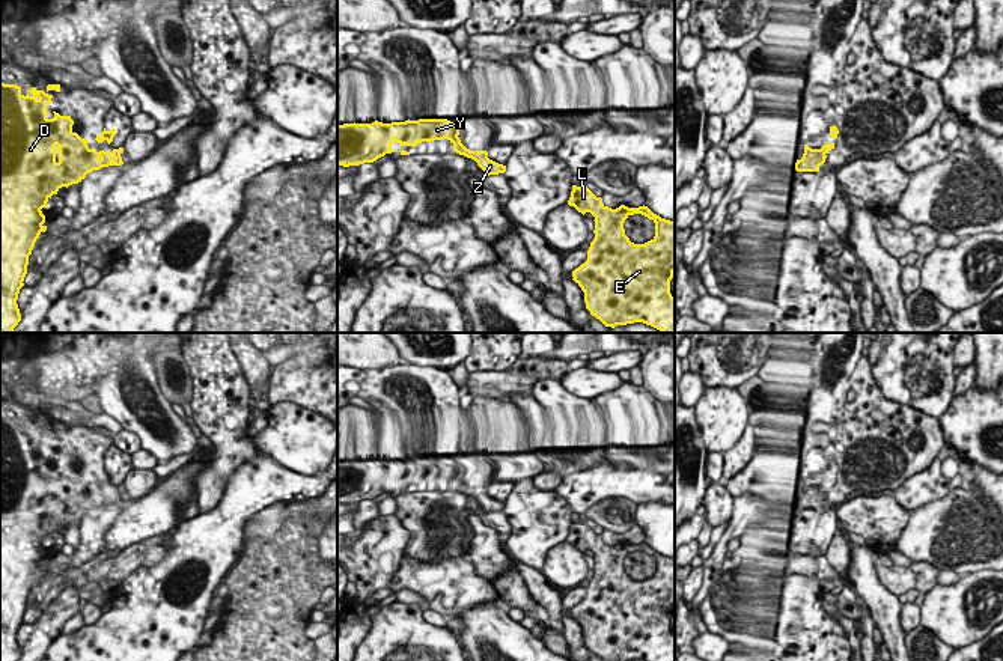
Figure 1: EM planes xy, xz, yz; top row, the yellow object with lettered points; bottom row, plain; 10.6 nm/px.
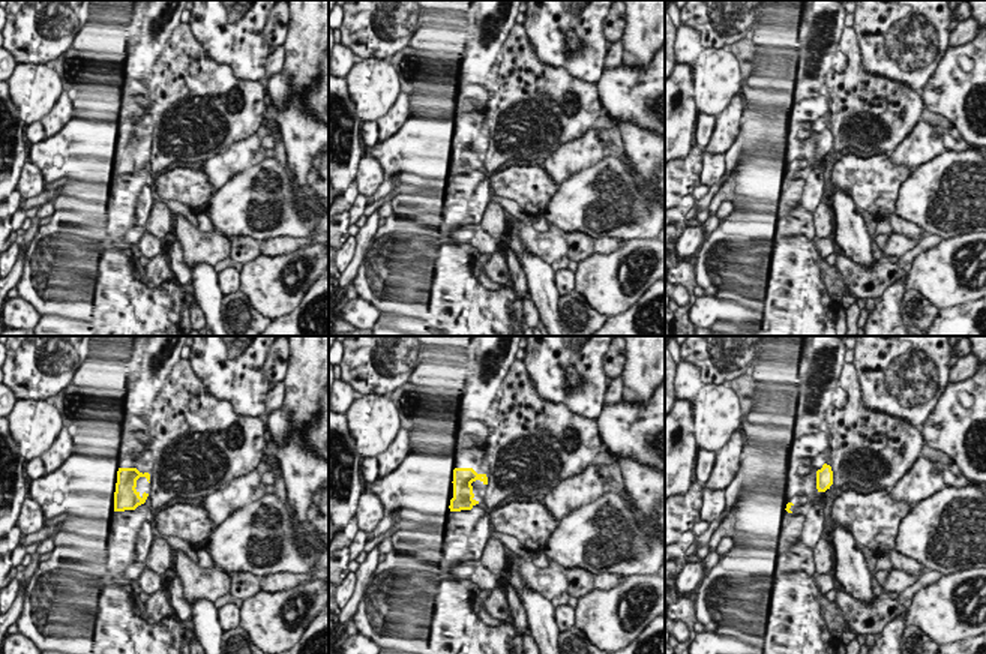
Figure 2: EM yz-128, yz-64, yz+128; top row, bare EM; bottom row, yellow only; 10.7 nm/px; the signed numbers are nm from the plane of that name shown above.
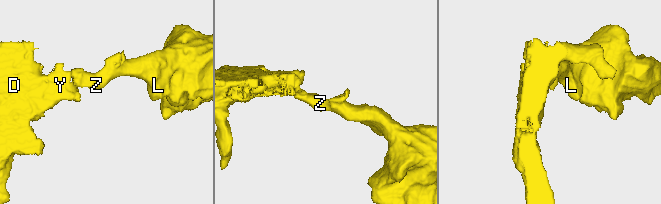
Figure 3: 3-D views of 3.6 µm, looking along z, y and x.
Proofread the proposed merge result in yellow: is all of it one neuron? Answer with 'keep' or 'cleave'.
keep

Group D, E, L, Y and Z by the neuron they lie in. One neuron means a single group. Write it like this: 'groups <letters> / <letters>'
groups D E L Y Z

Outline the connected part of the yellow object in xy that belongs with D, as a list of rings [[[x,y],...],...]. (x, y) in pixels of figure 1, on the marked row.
[[[0,81],[0,333],[12,333],[21,321],[21,313],[17,304],[20,289],[24,286],[27,274],[29,256],[35,247],[36,239],[47,230],[45,215],[42,208],[62,187],[81,182],[87,173],[108,166],[122,166],[123,148],[113,149],[113,152],[96,151],[87,146],[89,140],[81,139],[72,131],[74,120],[71,116],[60,116],[54,113],[50,119],[47,105],[53,104],[53,95],[48,90],[60,92],[60,84],[48,84],[47,90],[36,87],[27,89],[27,95],[21,93],[17,84],[5,84]]]

